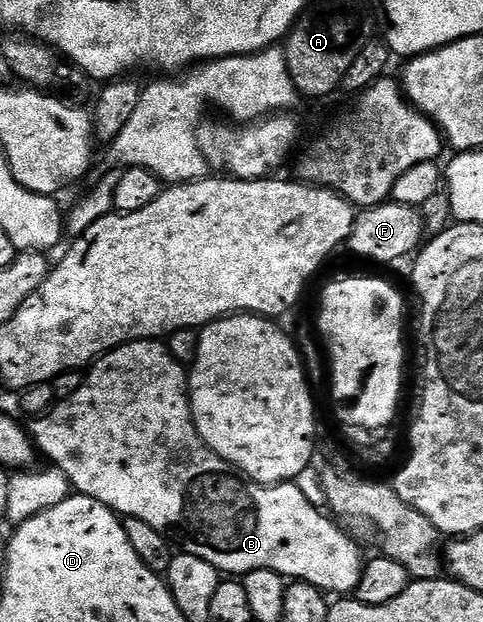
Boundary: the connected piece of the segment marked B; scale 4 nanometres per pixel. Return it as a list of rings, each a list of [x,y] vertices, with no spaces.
[[[138,339],[136,343],[127,343],[123,347],[117,347],[114,351],[107,352],[106,355],[100,355],[90,370],[86,372],[81,389],[77,389],[77,393],[73,393],[73,397],[56,402],[50,411],[30,420],[29,434],[38,454],[42,458],[44,455],[50,466],[65,473],[65,477],[78,494],[93,497],[93,501],[101,501],[101,505],[105,505],[120,517],[145,521],[145,525],[153,525],[153,529],[157,529],[157,533],[170,539],[182,554],[201,557],[201,561],[209,561],[209,565],[213,565],[224,576],[242,577],[249,574],[250,571],[269,569],[288,580],[308,583],[318,587],[324,593],[330,593],[332,596],[335,594],[335,597],[350,596],[361,581],[365,559],[364,556],[359,556],[358,545],[350,539],[352,536],[334,518],[328,517],[320,508],[309,505],[309,501],[305,501],[301,489],[297,489],[295,482],[274,485],[250,482],[236,474],[216,451],[207,448],[207,444],[203,442],[199,430],[195,427],[195,419],[191,415],[188,372],[185,370],[184,364],[178,363],[167,352],[166,346],[162,342],[154,339]]]

